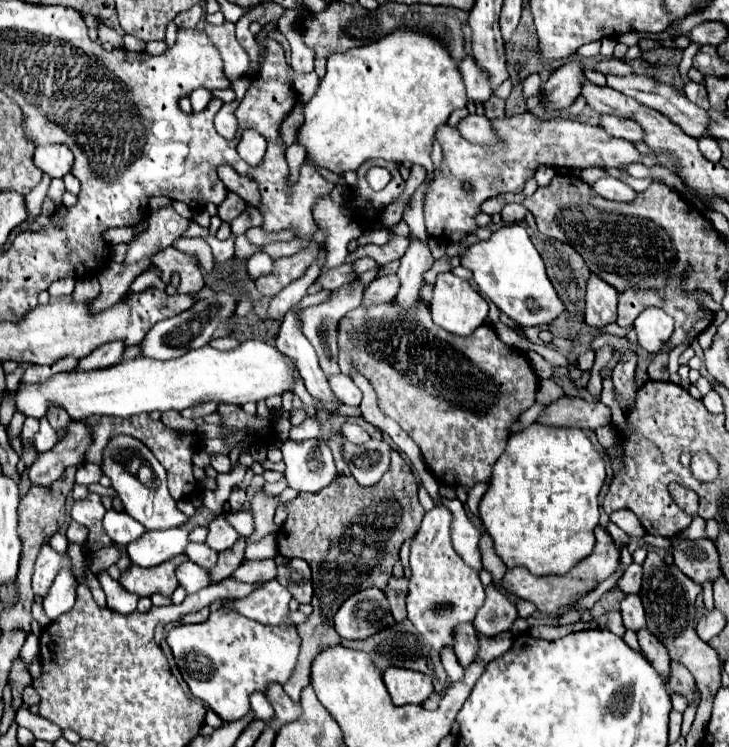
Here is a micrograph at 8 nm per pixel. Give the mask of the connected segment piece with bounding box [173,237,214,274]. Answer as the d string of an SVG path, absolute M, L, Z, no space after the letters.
M181 237L173 243L173 246L184 253L199 258L203 270L208 274L212 272L213 255L210 246L204 239Z

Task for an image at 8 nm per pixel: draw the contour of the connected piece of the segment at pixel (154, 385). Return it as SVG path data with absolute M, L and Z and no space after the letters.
M245 340L241 342L237 348L221 352L215 350L211 346L203 346L197 350L191 350L189 354L177 358L177 360L167 360L167 362L159 362L159 360L151 360L151 358L135 358L129 362L119 362L111 368L103 368L103 370L91 370L91 372L65 372L65 374L55 374L51 380L43 382L43 384L21 384L19 392L17 392L17 410L21 410L25 416L33 416L33 418L41 418L47 412L47 404L59 404L63 406L71 420L81 420L93 414L107 414L107 416L121 416L121 418L129 418L141 412L167 412L167 410L185 410L189 406L197 406L203 402L225 402L225 404L247 404L247 402L261 402L267 400L271 396L281 396L285 392L293 392L293 384L299 378L299 368L295 364L295 360L287 358L285 354L281 354L279 350L275 350L271 344L267 344L265 340Z

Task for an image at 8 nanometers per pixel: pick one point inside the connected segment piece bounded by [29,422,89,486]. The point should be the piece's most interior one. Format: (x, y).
(49, 466)

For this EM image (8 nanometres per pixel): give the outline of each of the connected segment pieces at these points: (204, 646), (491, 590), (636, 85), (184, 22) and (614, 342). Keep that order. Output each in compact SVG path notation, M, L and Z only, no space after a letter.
M221 608L211 612L203 624L171 628L167 644L191 694L203 700L223 722L233 722L251 710L249 694L253 690L263 692L269 682L287 682L295 668L301 640L293 626L265 626L235 610Z
M493 584L485 588L485 594L485 604L479 608L473 626L483 636L495 636L499 632L509 630L513 620L517 618L517 608Z
M607 74L607 86L613 88L613 90L617 90L617 92L621 92L621 94L625 94L625 96L629 96L629 98L635 98L637 102L641 102L641 104L645 104L649 108L655 108L655 110L663 112L675 124L679 124L685 130L685 134L689 134L689 136L701 138L707 132L709 118L707 118L705 110L699 108L699 106L695 106L693 102L689 102L683 94L679 94L669 84L663 84L663 82L653 80L649 76L611 76L611 74Z
M195 4L191 10L187 10L183 14L177 14L175 24L177 24L177 28L195 28L201 20L201 14L203 14L201 4Z
M605 334L602 336L597 337L593 344L591 345L591 349L593 351L597 351L598 349L602 348L603 346L609 344L615 351L624 351L629 349L631 346L628 344L625 337L616 337L611 334Z

